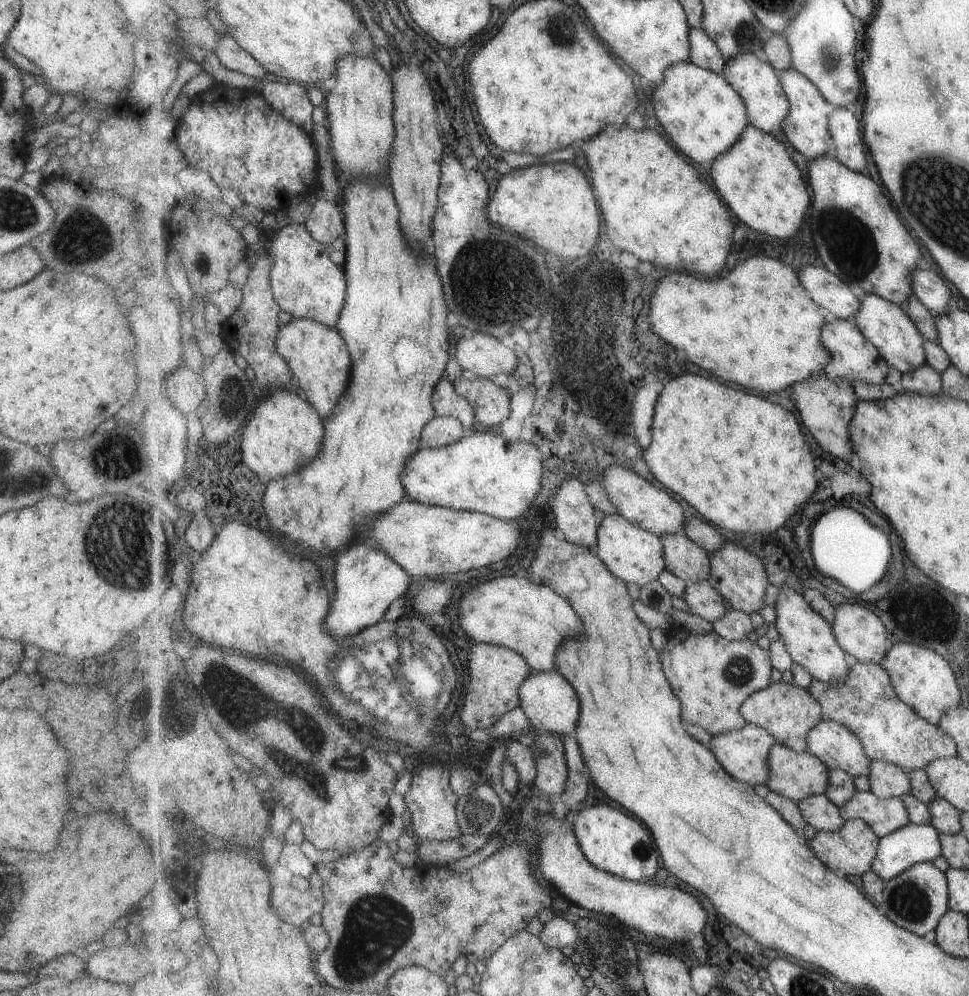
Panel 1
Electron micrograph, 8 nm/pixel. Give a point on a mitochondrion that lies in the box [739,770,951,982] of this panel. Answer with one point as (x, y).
(911, 903)

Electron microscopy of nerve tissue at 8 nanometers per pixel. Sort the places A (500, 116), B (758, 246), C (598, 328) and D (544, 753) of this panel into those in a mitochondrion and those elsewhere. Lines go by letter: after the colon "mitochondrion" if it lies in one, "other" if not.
A: other
B: other
C: mitochondrion
D: mitochondrion

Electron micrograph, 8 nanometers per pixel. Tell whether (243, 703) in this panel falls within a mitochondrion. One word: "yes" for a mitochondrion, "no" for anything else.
yes

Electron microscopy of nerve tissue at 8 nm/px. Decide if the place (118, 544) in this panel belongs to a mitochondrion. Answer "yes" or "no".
yes

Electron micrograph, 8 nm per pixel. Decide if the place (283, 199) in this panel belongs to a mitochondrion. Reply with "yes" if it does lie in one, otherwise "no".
no

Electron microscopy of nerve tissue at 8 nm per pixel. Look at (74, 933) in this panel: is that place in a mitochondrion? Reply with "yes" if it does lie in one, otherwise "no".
no

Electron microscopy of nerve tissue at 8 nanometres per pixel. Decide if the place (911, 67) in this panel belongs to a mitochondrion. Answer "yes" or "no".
no

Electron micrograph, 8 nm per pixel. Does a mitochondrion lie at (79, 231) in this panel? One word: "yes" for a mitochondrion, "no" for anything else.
yes

